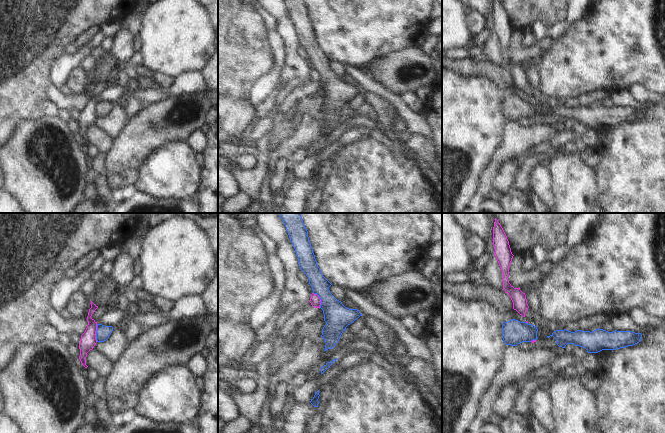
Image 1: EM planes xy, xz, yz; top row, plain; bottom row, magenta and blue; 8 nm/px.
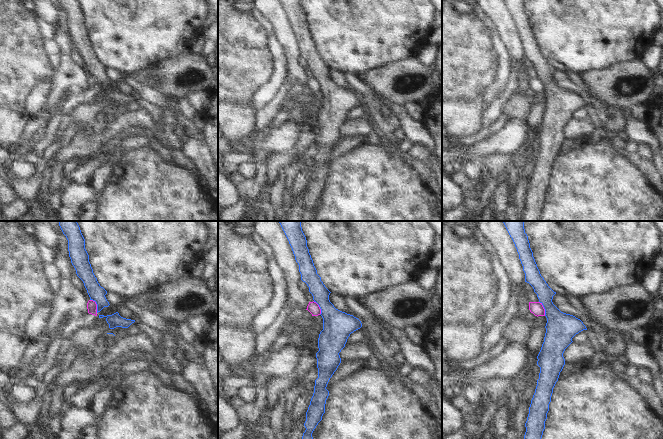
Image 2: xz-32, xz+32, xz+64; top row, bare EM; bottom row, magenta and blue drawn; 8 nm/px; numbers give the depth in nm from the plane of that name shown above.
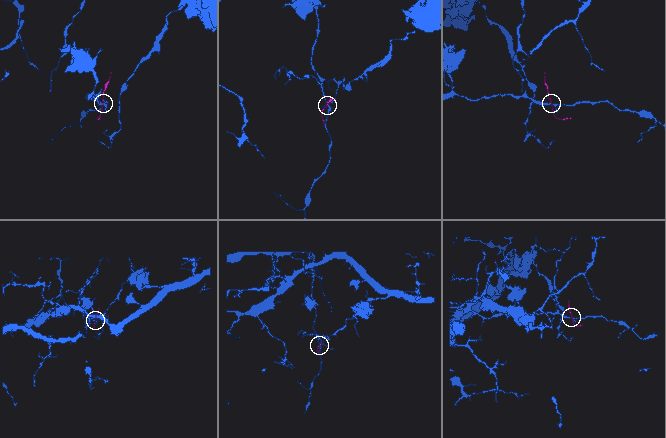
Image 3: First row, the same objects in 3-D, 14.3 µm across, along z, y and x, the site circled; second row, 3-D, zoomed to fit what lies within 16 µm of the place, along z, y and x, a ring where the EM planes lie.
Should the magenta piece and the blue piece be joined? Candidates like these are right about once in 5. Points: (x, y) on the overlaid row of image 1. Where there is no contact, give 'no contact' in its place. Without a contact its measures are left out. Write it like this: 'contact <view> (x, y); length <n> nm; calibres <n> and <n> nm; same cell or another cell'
contact xy (95, 333); length 140 nm; calibres 130 and 110 nm; another cell

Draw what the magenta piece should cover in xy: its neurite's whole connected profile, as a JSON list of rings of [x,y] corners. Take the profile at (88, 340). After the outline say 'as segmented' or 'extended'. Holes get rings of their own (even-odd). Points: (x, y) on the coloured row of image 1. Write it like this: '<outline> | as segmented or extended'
[[[91,301],[91,308],[89,309],[87,321],[88,325],[85,332],[81,335],[81,340],[79,343],[80,349],[80,356],[79,359],[82,365],[87,368],[86,365],[86,357],[87,353],[94,348],[97,343],[96,340],[96,331],[97,331],[97,322],[91,318],[92,314],[98,308],[92,301]]] | as segmented

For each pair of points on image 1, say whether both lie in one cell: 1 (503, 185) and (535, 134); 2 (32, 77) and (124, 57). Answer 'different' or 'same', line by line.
1: different
2: different

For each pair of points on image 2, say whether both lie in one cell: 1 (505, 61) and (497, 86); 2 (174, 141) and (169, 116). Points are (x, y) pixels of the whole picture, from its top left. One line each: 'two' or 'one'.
1: one
2: one

